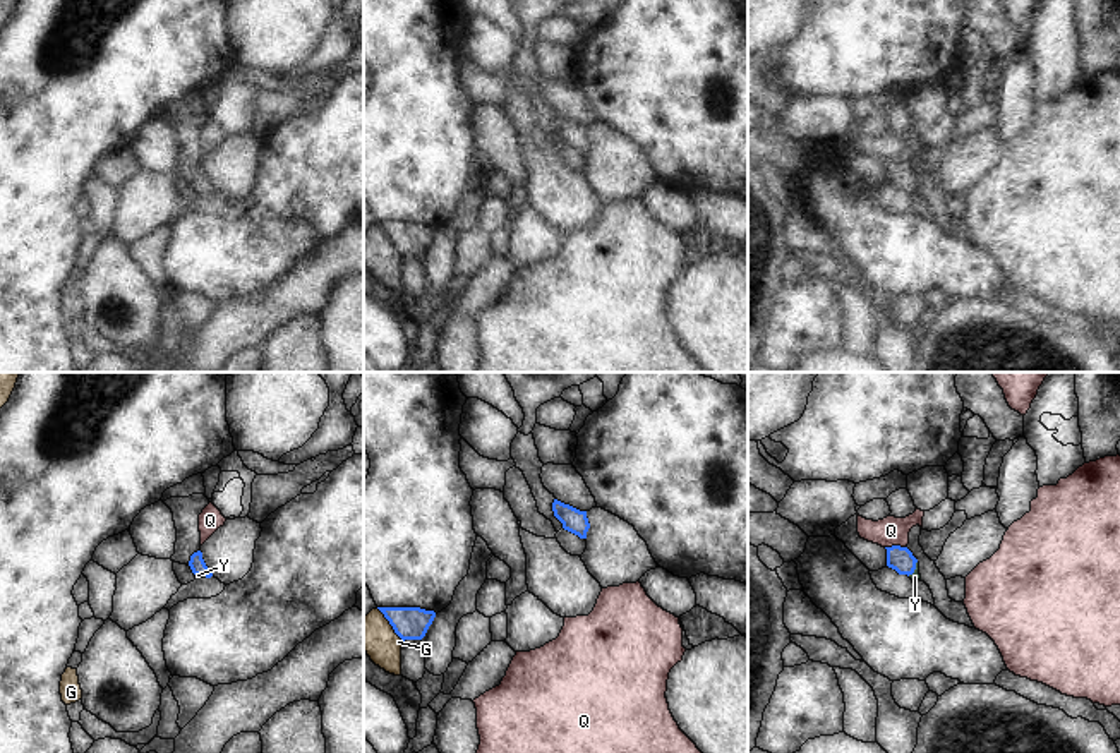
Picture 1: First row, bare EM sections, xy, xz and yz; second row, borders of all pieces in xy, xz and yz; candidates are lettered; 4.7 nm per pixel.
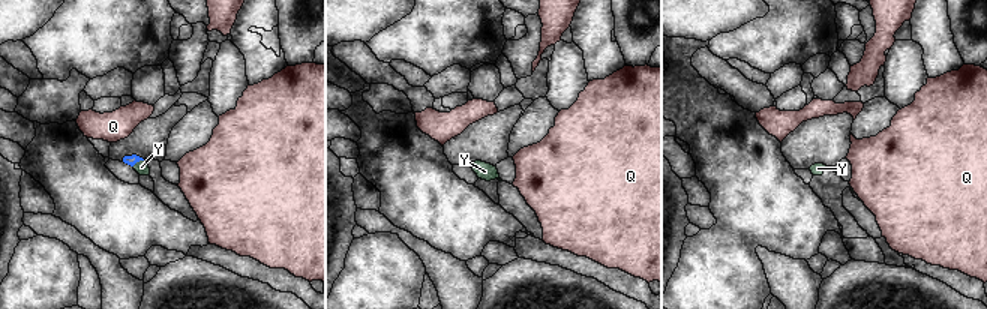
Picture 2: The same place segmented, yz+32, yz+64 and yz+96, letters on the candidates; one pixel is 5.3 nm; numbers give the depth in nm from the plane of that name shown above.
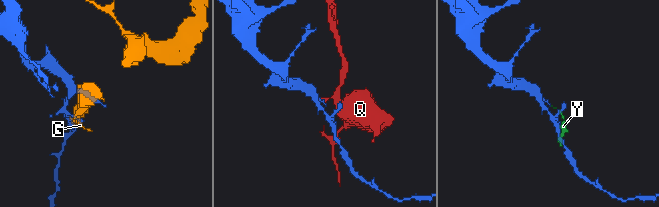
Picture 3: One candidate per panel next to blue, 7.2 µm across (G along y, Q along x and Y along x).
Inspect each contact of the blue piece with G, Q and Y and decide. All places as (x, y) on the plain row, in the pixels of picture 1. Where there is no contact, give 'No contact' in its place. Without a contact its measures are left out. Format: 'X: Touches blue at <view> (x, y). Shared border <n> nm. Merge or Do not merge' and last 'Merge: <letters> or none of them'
G: Touches blue at xz (390, 239). Shared border 200 nm. Do not merge
Q: Touches blue at yz (896, 162). Shared border 100 nm. Do not merge
Y: Touches blue at yz (915, 184). Shared border 80 nm. Merge
Merge: Y.

